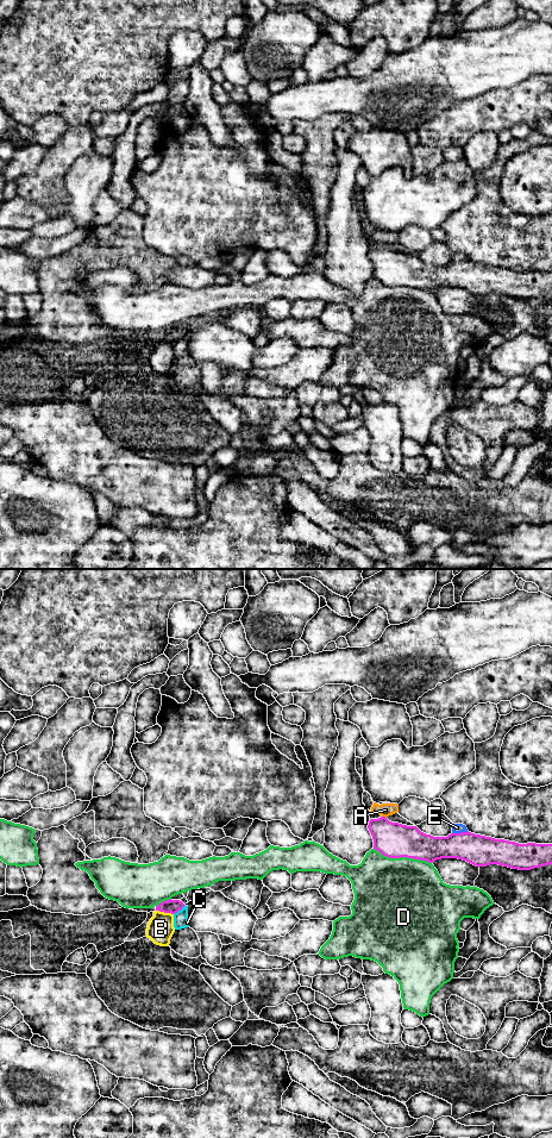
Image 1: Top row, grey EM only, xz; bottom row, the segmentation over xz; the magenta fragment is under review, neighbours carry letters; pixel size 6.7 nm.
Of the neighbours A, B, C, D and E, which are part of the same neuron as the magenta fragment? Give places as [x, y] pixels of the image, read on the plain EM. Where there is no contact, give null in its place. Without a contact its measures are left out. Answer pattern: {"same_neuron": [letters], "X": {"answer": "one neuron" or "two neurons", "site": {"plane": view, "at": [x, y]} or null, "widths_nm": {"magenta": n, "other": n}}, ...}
{"same_neuron": [], "A": {"answer": "two neurons", "site": {"plane": "xz", "at": [384, 245]}, "widths_nm": {"magenta": 240, "other": 90}}, "B": {"answer": "two neurons", "site": {"plane": "xz", "at": [164, 341]}, "widths_nm": {"magenta": 100, "other": 180}}, "C": {"answer": "two neurons", "site": {"plane": "xz", "at": [179, 338]}, "widths_nm": {"magenta": 100, "other": 100}}, "D": {"answer": "two neurons", "site": {"plane": "xz", "at": [402, 285]}, "widths_nm": {"magenta": 240, "other": 480}}, "E": {"answer": "two neurons", "site": {"plane": "xz", "at": [459, 262]}, "widths_nm": {"magenta": 200, "other": 60}}}

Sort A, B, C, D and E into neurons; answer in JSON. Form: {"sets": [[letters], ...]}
{"sets": [["A"], ["B"], ["C"], ["D"], ["E"]]}

